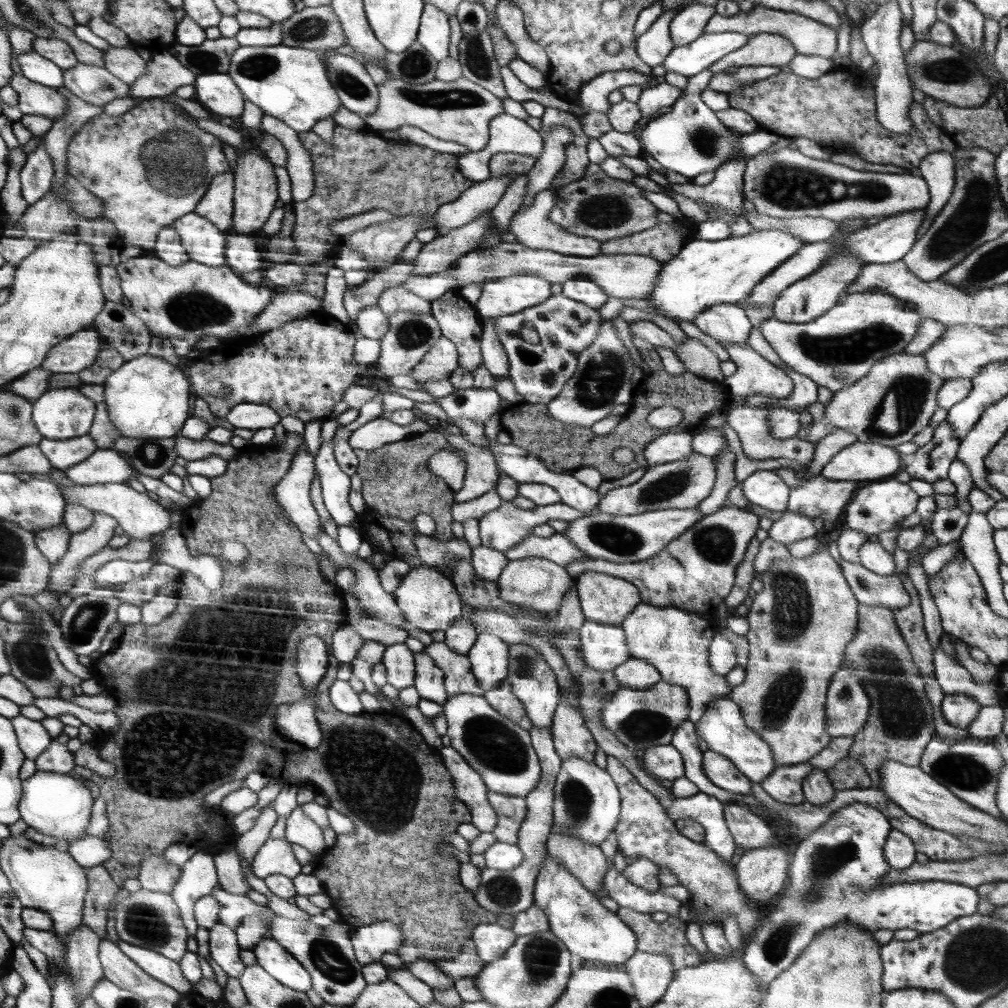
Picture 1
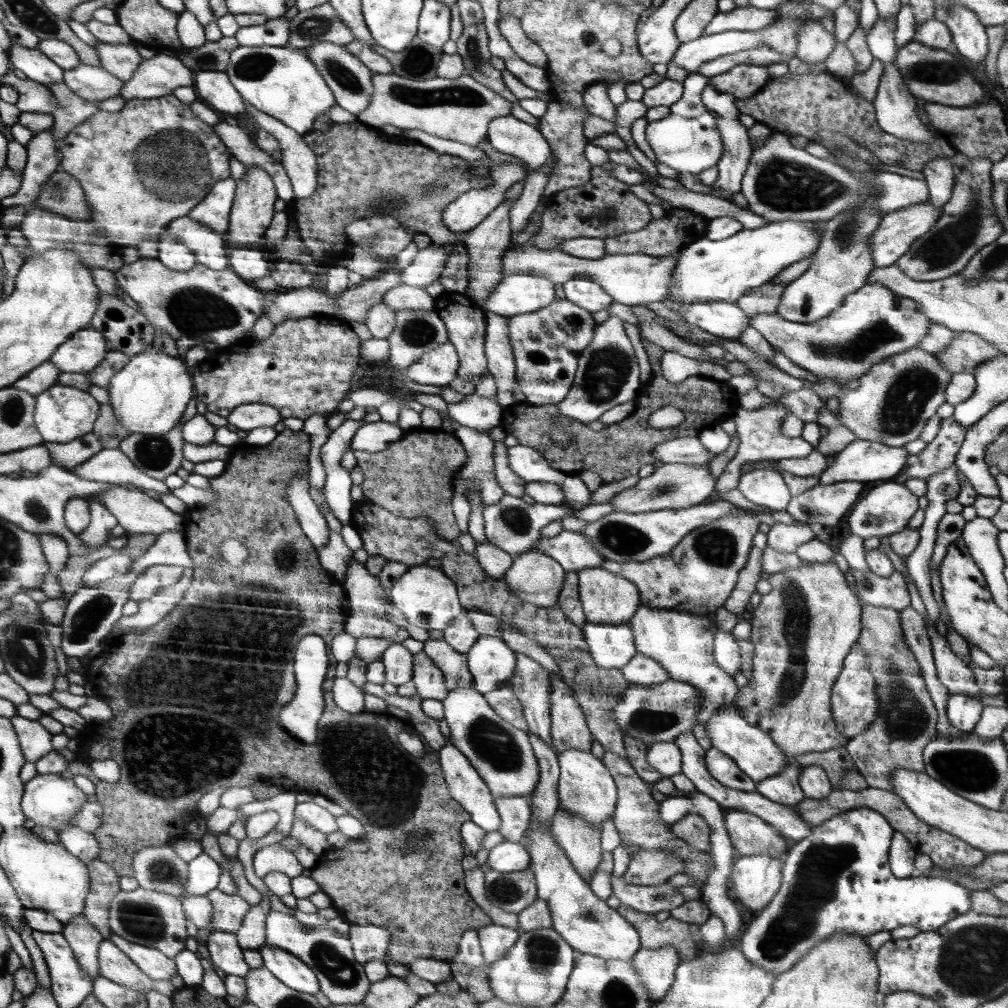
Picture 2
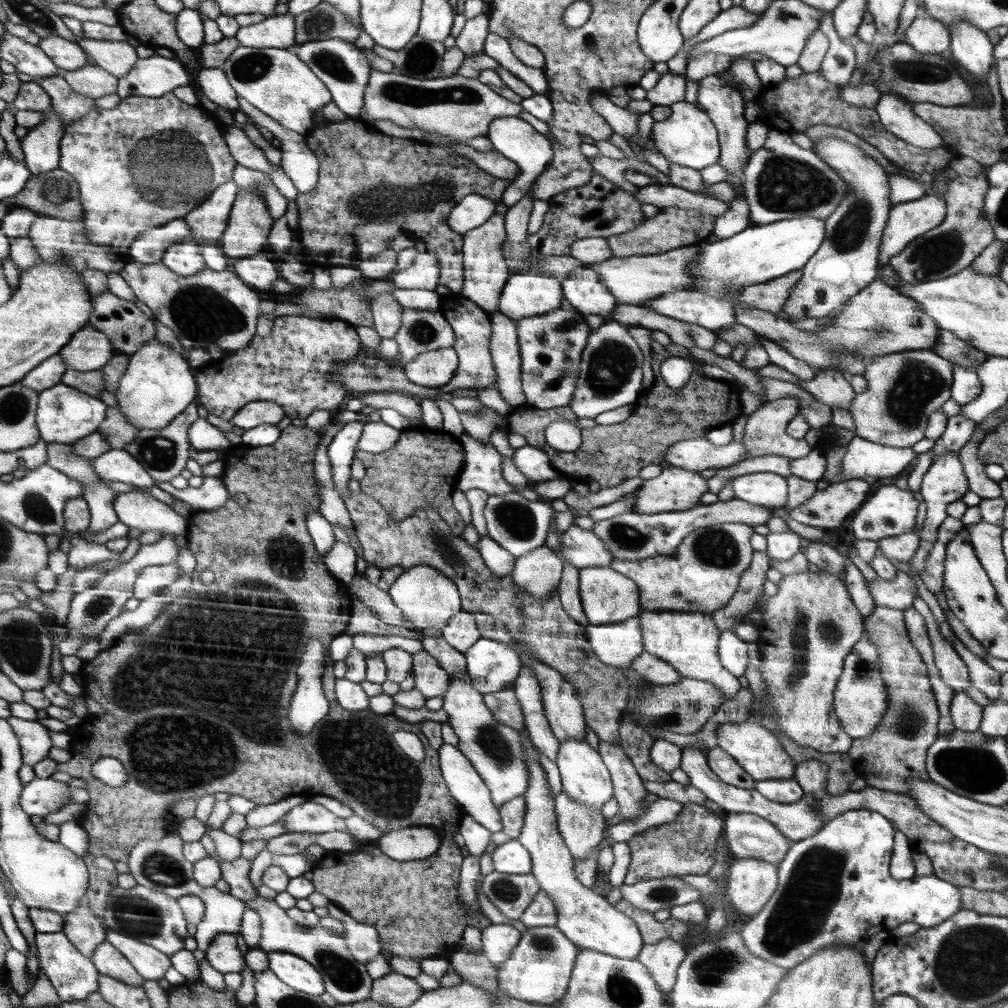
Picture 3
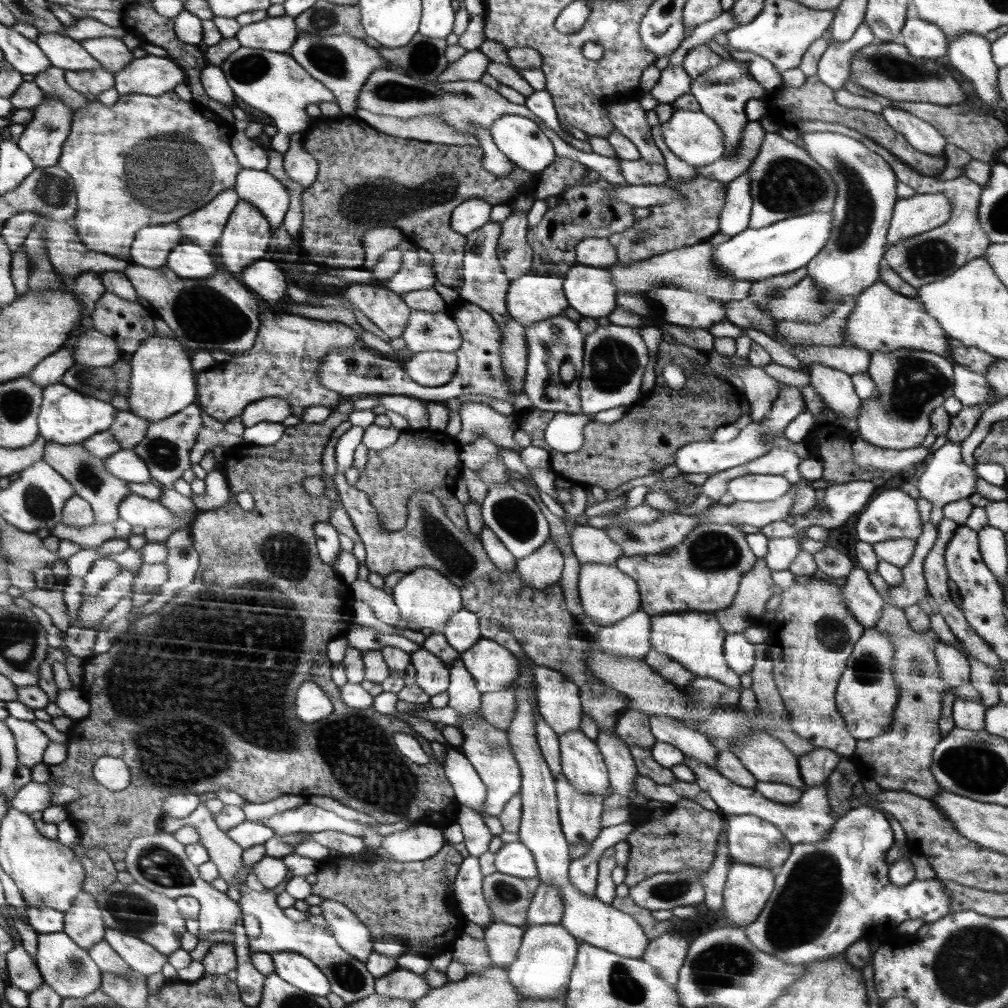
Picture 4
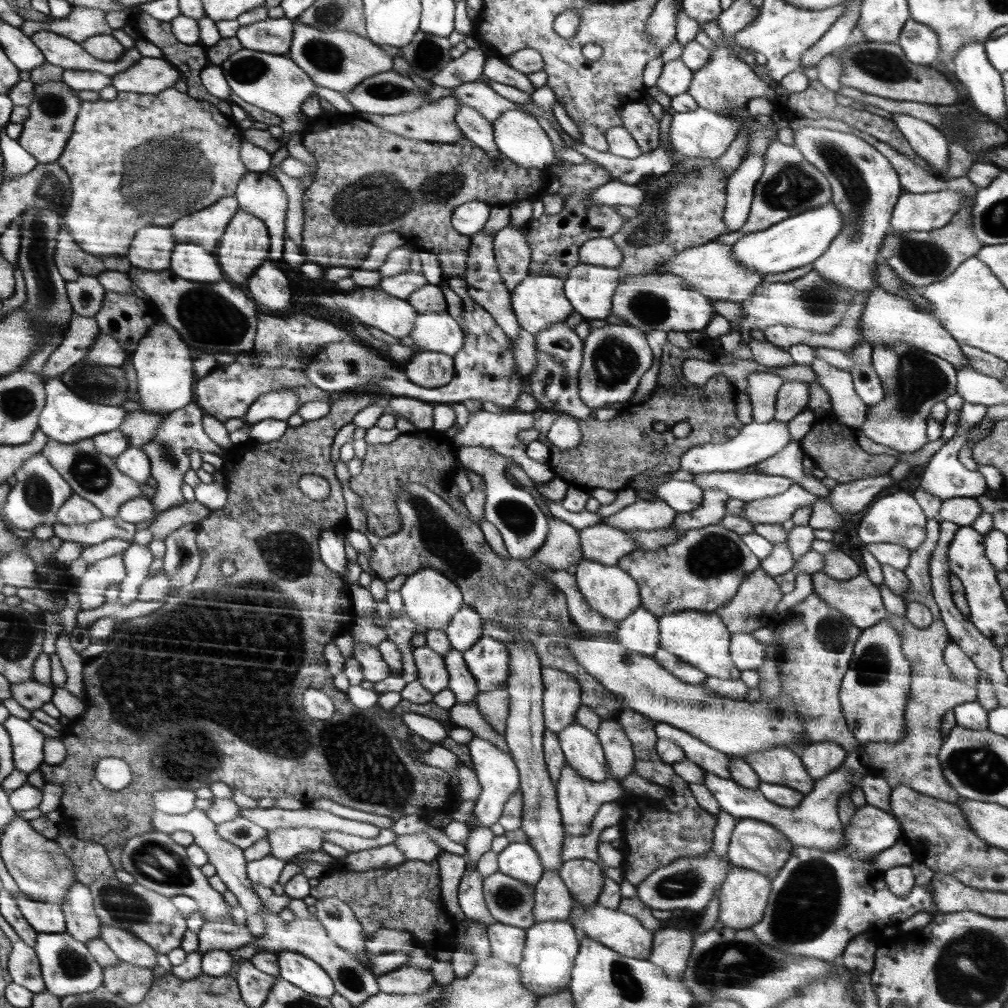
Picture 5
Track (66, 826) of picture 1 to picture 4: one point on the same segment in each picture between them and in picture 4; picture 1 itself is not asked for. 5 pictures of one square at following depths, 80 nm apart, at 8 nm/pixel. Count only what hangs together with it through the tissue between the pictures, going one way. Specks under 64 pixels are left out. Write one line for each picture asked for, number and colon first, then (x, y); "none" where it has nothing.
2: (51, 800)
3: (41, 796)
4: (35, 796)

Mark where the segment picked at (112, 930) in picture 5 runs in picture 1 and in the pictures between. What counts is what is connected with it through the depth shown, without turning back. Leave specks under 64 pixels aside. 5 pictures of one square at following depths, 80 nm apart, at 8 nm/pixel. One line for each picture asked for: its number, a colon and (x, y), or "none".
1: (168, 971)
2: (154, 964)
3: (150, 963)
4: (139, 955)

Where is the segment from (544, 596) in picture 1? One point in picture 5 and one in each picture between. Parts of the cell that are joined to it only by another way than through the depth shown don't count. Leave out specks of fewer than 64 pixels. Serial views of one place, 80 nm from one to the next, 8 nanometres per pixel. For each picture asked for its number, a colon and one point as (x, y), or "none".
2: (535, 577)
3: (539, 572)
4: (542, 568)
5: (562, 548)

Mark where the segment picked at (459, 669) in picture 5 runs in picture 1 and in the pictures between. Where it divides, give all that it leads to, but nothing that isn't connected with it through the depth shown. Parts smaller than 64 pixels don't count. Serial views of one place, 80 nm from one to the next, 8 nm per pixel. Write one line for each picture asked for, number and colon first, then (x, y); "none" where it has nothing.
1: (499, 749)
2: (503, 755)
3: (494, 749)
4: (488, 748)

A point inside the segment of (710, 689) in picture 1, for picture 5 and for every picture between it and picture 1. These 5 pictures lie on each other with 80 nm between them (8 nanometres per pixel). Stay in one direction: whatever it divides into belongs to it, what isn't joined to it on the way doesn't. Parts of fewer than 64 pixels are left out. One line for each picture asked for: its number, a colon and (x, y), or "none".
2: (681, 642)
3: (688, 640)
4: (695, 639)
5: (700, 638)

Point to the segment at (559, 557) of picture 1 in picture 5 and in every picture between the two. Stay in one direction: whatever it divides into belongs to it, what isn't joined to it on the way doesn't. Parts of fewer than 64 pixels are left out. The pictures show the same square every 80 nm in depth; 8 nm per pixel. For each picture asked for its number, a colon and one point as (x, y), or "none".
2: (572, 550)
3: (582, 548)
4: (590, 545)
5: (606, 544)

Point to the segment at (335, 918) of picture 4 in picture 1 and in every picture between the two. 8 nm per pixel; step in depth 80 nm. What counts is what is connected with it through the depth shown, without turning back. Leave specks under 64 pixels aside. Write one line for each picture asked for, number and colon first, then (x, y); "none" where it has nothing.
1: (371, 942)
2: (370, 942)
3: (363, 941)

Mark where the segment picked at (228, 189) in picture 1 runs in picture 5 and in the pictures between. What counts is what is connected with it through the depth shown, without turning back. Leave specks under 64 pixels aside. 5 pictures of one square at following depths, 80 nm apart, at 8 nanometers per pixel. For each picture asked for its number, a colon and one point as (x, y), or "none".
2: (215, 209)
3: (207, 222)
4: (204, 227)
5: (206, 227)

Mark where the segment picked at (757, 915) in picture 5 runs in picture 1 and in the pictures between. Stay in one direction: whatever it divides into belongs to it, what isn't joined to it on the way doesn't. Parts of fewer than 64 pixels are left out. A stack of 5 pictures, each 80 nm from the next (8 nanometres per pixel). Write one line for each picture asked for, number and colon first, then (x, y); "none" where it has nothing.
1: (761, 872)
2: (755, 880)
3: (751, 883)
4: (748, 887)

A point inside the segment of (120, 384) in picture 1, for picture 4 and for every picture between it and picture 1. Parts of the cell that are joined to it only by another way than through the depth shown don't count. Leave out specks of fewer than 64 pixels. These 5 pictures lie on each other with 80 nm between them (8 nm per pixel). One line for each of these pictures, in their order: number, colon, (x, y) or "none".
2: (150, 395)
3: (157, 385)
4: (162, 383)

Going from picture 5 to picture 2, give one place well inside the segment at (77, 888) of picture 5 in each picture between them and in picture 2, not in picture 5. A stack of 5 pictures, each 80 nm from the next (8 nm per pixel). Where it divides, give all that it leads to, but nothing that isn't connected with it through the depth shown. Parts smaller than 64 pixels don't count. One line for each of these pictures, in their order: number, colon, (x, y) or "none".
2: (84, 940)
3: (83, 928)
4: (83, 923)

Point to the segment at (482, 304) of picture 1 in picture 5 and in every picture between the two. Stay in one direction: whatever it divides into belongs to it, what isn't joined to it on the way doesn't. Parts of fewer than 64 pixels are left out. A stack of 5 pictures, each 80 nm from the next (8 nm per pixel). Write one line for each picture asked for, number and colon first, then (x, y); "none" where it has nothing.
2: (517, 294)
3: (527, 293)
4: (536, 296)
5: (539, 301)

